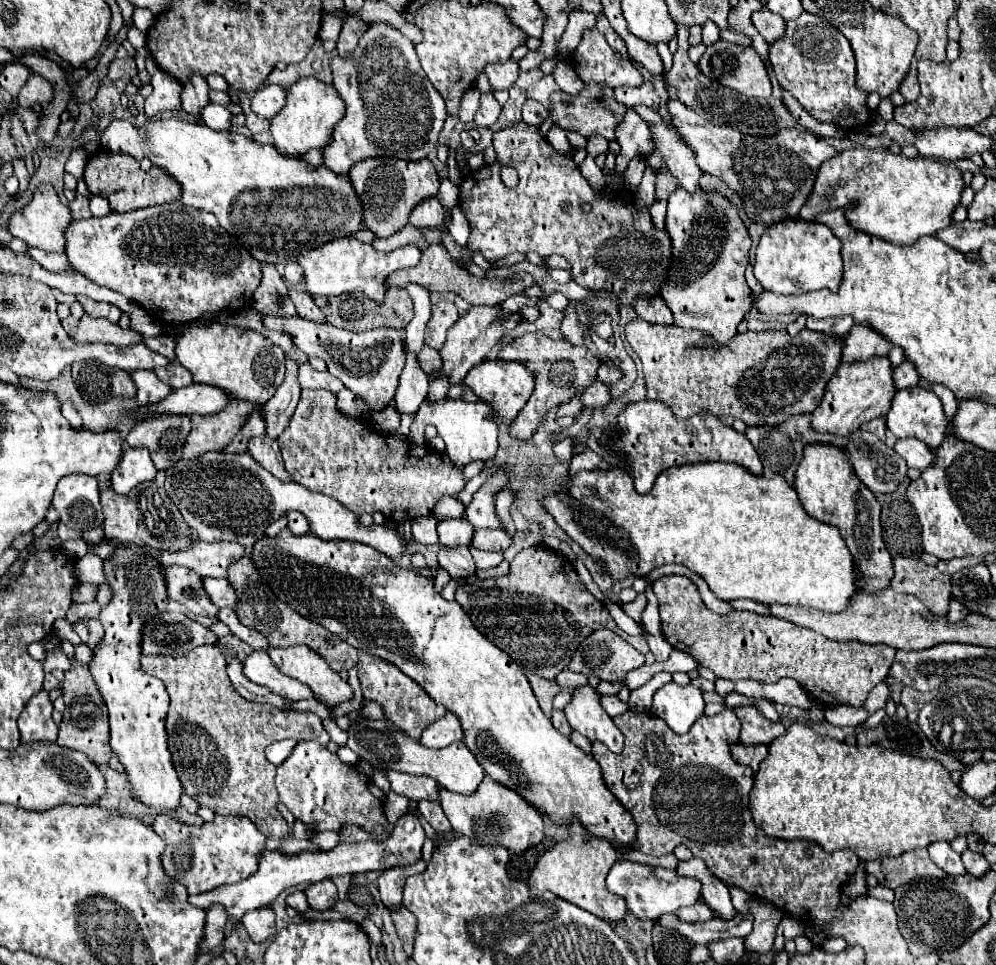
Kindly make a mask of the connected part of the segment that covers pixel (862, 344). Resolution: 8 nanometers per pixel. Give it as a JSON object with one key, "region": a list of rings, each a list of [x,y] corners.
{"region":[[[853,326],[845,338],[845,344],[841,348],[841,362],[865,362],[871,358],[881,358],[891,350],[891,344],[885,344],[877,332],[871,328],[857,328]]]}

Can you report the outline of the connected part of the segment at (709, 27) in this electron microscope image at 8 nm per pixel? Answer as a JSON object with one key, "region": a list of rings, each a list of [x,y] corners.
{"region":[[[707,20],[707,24],[703,26],[703,44],[707,44],[707,46],[715,44],[721,38],[719,34],[721,34],[721,28],[717,24],[713,24],[713,22]]]}

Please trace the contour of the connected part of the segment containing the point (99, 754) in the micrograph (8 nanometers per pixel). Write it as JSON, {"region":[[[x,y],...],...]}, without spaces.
{"region":[[[71,660],[73,668],[65,672],[63,680],[63,700],[65,700],[65,712],[63,722],[59,724],[59,738],[57,744],[65,746],[69,750],[77,750],[89,756],[93,764],[107,764],[111,758],[109,748],[109,720],[105,712],[105,702],[101,700],[99,690],[95,688],[95,680],[87,666],[79,664],[77,660]]]}

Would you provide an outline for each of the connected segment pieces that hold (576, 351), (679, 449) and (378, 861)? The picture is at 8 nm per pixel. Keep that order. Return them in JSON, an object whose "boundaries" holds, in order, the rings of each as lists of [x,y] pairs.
{"boundaries":[[[[531,332],[515,338],[511,344],[503,346],[503,350],[497,354],[497,360],[521,362],[535,374],[535,390],[527,400],[525,410],[519,412],[519,416],[509,426],[509,436],[515,440],[529,440],[539,424],[543,424],[539,420],[543,420],[551,408],[559,408],[561,404],[567,404],[573,396],[583,394],[583,390],[595,382],[597,368],[601,364],[589,354],[587,346],[573,346],[567,340],[553,340],[543,332]]],[[[651,400],[631,402],[615,420],[619,426],[619,436],[601,438],[601,444],[629,460],[629,474],[635,478],[635,490],[637,492],[649,492],[655,478],[671,468],[671,466],[683,466],[689,462],[733,462],[749,470],[753,476],[761,476],[761,460],[751,446],[751,442],[745,438],[745,434],[735,432],[733,428],[725,426],[717,416],[695,414],[689,420],[679,420],[673,416],[673,412],[661,404]]],[[[405,814],[397,820],[393,836],[385,844],[373,844],[373,840],[367,840],[367,842],[357,842],[357,844],[337,844],[329,852],[301,852],[295,856],[285,856],[279,852],[265,852],[259,856],[259,868],[255,874],[235,884],[225,884],[221,888],[215,888],[213,892],[189,896],[189,904],[201,910],[209,910],[213,904],[221,904],[227,912],[227,918],[239,922],[245,912],[269,906],[283,890],[297,884],[313,884],[313,882],[321,882],[321,880],[343,876],[343,874],[361,874],[361,872],[371,872],[371,870],[383,872],[387,868],[395,868],[395,866],[401,868],[401,866],[415,864],[421,858],[423,842],[425,842],[425,832],[419,818],[415,814]]]]}

